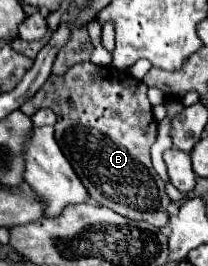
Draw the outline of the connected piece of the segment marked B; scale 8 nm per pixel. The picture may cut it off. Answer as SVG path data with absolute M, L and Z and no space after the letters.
M91 61L79 63L73 65L61 77L51 75L45 81L45 85L21 105L25 115L37 113L41 107L49 107L57 115L55 139L61 151L65 153L65 157L69 159L69 163L73 165L79 179L89 189L93 201L113 209L123 217L131 217L137 221L143 219L157 227L167 225L169 221L167 207L171 199L167 197L165 185L157 175L157 171L153 169L149 157L149 149L155 143L155 135L157 135L157 121L151 113L151 103L147 99L147 85L143 85L143 81L137 81L127 71L119 71L115 67L99 67Z

